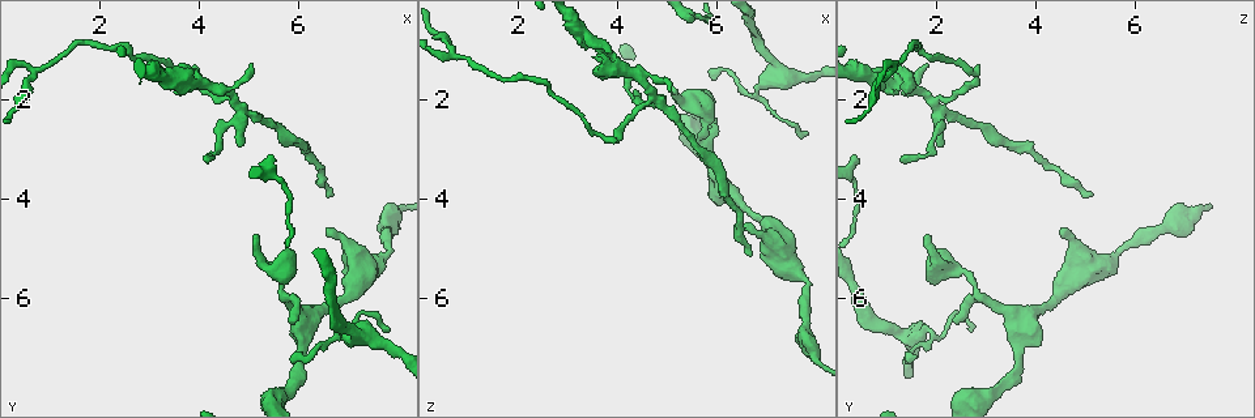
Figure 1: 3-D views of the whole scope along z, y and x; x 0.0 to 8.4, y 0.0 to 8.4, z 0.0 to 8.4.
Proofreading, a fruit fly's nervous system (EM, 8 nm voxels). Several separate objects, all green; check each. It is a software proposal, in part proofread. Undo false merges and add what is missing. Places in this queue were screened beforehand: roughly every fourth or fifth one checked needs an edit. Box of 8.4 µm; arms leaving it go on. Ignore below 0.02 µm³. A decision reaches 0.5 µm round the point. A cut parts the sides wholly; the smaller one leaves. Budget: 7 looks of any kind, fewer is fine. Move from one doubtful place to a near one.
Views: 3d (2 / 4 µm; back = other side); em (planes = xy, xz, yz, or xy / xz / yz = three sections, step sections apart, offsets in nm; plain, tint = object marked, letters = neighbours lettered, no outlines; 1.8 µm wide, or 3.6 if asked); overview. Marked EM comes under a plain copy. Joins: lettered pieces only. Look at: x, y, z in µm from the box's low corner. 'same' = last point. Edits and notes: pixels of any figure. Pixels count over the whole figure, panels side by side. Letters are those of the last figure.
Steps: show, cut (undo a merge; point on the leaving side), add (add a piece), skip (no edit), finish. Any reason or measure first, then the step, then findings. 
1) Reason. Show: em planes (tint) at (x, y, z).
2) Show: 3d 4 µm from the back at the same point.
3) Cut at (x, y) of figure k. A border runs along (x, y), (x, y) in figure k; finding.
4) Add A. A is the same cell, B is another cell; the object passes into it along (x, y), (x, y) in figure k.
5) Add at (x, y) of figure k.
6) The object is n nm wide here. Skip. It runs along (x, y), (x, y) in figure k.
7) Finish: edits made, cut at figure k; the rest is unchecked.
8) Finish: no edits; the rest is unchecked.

Free end. Show: 3d 2 µm at (5.80, 6.45, 2.35).

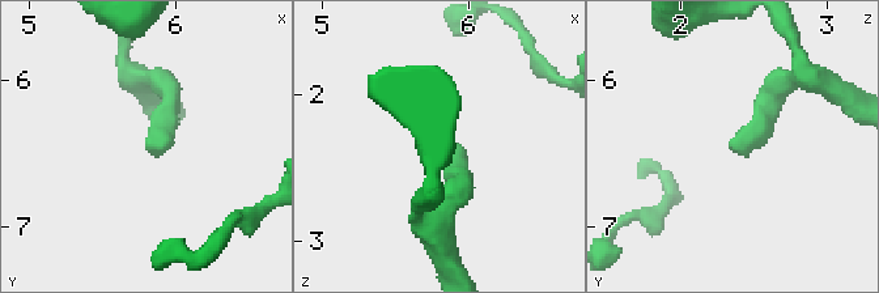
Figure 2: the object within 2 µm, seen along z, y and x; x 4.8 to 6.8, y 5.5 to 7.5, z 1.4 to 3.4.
Show: em planes (letters) at (5.76, 6.44, 2.38).

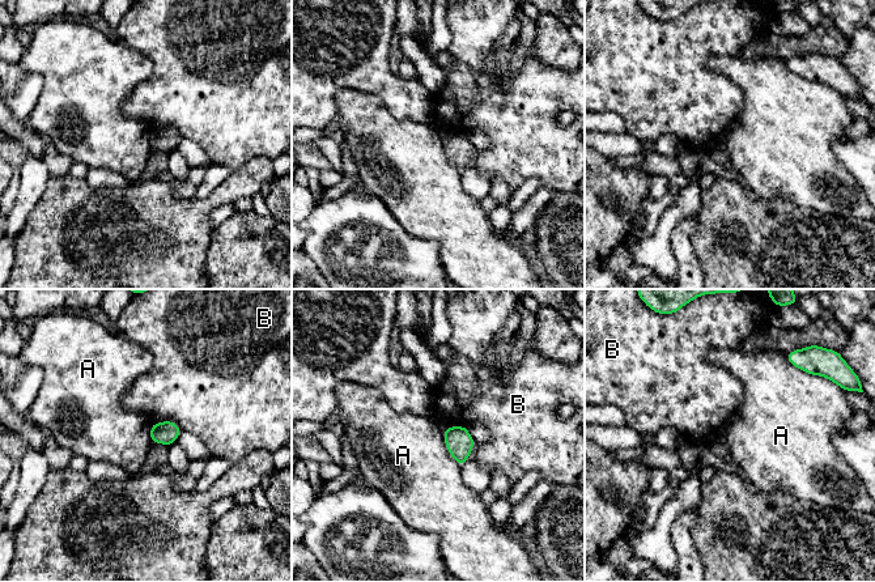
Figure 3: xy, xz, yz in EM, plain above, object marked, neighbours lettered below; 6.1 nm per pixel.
The longest contact is with A, 260 nm. Skip. A and B are other cells; no lettered piece goes on from it.

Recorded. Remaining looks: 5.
An open end. Show: 3d 4 µm at (5.20, 4.70, 1.80).

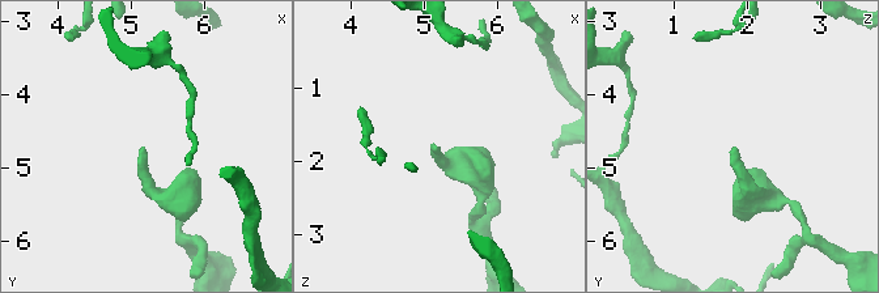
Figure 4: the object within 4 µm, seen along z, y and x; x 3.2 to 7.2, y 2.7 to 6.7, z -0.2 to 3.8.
Shape alone is not enough. Show: em planes (letters) at (5.20, 4.70, 1.80).

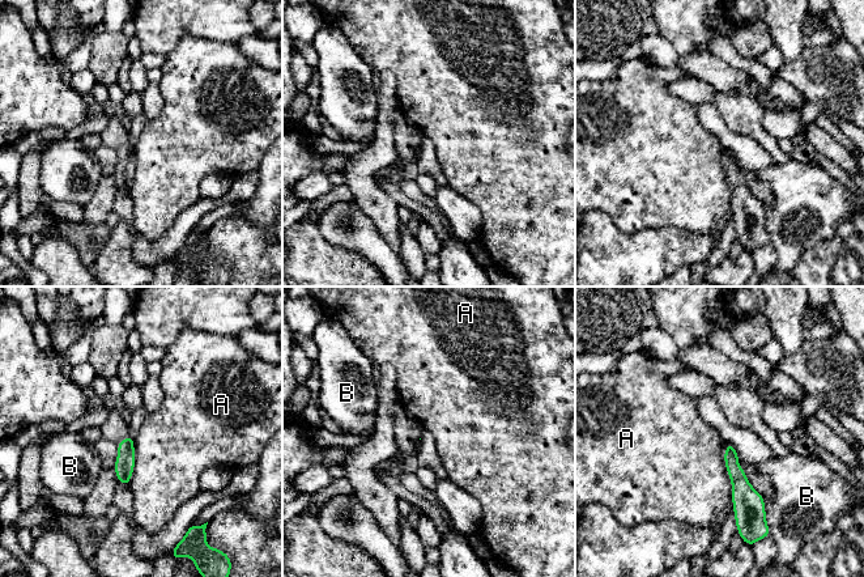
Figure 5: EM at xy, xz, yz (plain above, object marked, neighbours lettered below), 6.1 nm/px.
The longest contact is with A, 420 nm. Skip. A and B are other cells; none of them fits.

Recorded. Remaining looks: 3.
Three-way junction. Show: em xz step 8 (tint) at (4.70, 2.00, 1.90).

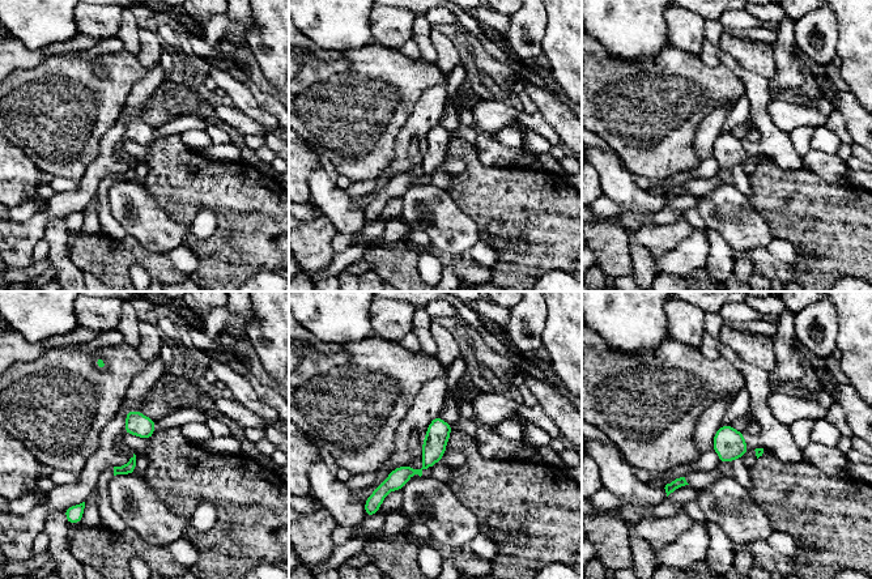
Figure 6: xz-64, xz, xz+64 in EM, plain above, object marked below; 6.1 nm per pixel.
Another direction. Show: em planes (letters) at the same point.

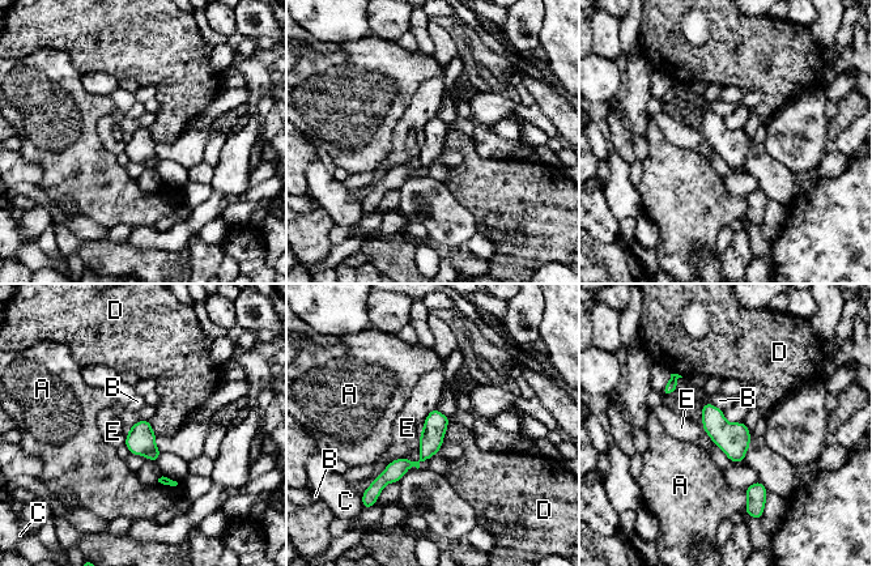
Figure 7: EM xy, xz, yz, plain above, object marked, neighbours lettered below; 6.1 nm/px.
Skip. A, B, C, D and E are other cells; all the same neuron.

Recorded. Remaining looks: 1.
Finish: no edits; the rest is unchecked.

